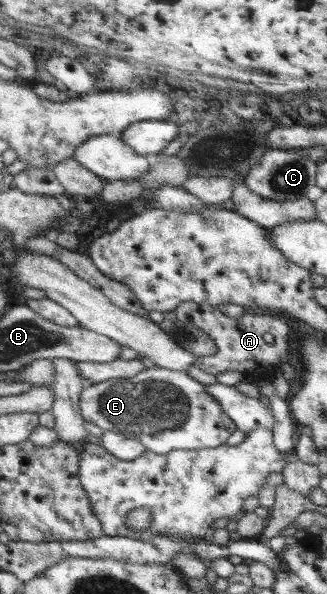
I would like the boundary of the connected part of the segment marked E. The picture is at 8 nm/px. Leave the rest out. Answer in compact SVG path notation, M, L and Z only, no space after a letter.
M156 366L133 378L118 378L87 385L80 409L86 421L104 431L138 439L159 454L174 450L201 450L220 447L238 429L222 403L188 372Z

